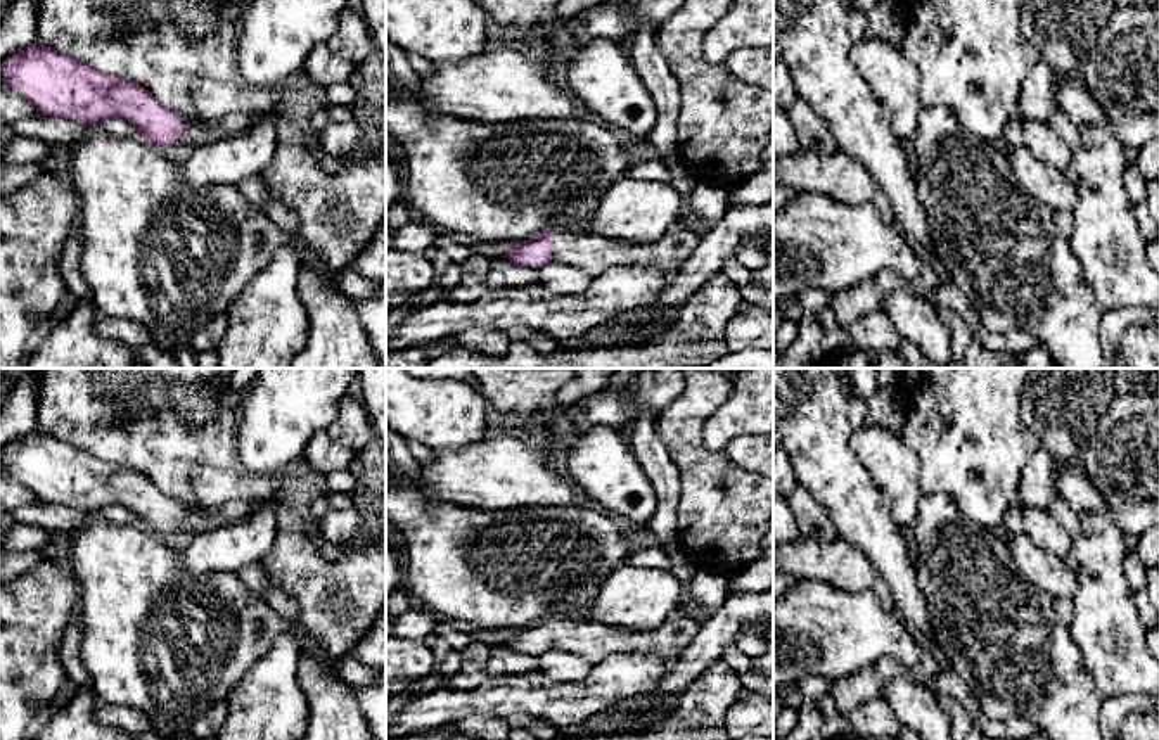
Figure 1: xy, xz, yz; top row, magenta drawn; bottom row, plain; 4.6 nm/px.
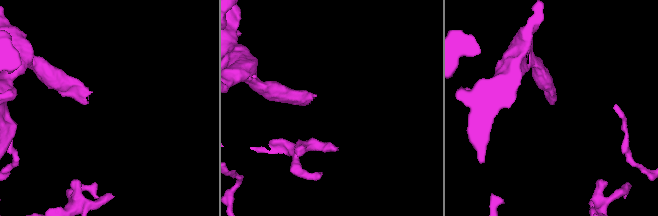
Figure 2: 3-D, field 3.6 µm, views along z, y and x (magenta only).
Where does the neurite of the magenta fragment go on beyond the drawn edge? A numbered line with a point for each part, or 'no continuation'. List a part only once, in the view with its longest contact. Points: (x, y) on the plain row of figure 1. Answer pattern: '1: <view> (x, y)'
1: xy (339, 600)

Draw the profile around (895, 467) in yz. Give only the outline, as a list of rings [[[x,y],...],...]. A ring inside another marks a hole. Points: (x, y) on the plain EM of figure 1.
[[[874,425],[860,427],[849,439],[870,479],[891,503],[896,526],[913,529],[924,493],[919,484],[920,460],[901,436]]]

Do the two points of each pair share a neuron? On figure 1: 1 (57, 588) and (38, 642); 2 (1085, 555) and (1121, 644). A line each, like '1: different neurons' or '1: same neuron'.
1: same neuron
2: same neuron

